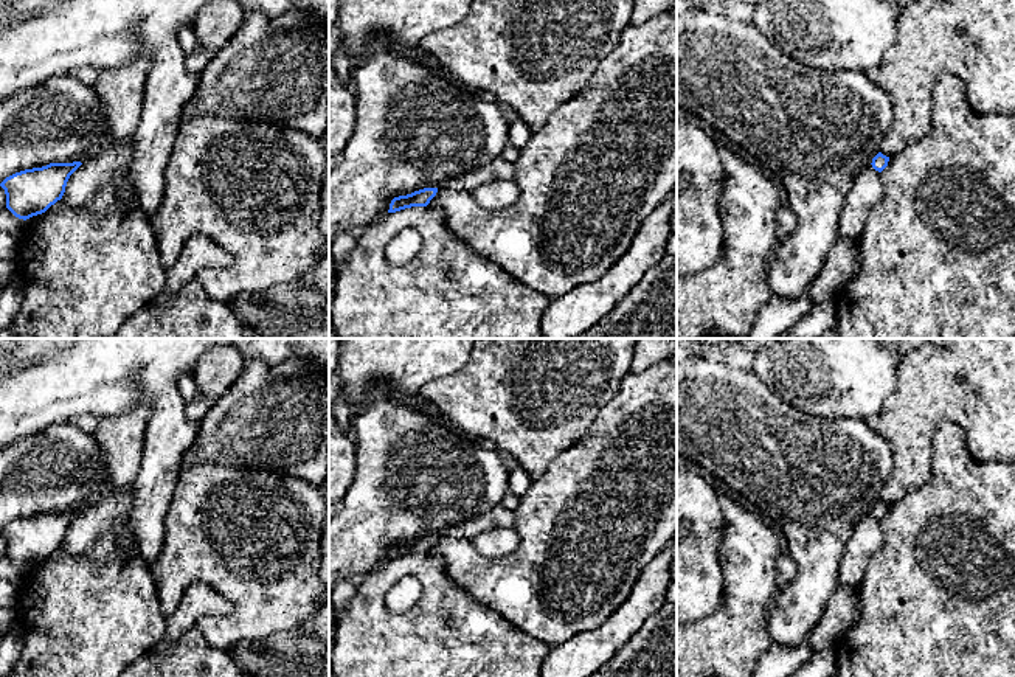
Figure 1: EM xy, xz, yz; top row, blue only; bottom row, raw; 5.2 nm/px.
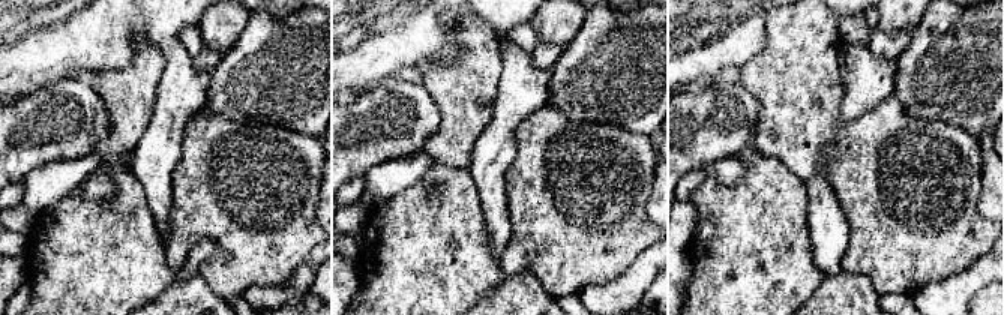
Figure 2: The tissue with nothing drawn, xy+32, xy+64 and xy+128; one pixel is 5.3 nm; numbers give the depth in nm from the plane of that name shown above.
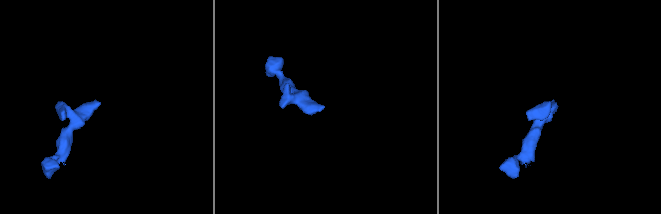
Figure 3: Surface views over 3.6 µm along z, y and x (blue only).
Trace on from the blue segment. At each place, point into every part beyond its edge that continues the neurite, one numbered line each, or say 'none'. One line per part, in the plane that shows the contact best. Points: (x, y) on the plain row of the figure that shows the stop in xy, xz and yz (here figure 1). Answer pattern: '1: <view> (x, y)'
none

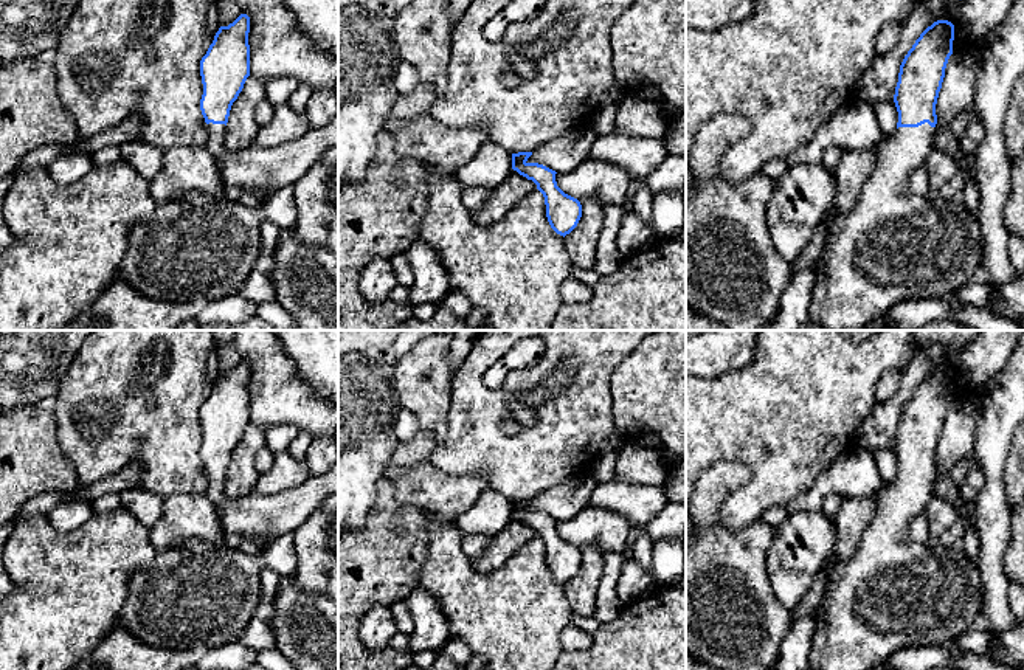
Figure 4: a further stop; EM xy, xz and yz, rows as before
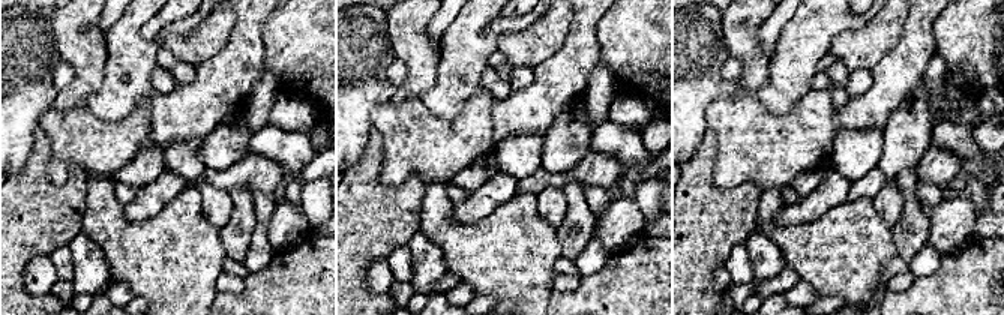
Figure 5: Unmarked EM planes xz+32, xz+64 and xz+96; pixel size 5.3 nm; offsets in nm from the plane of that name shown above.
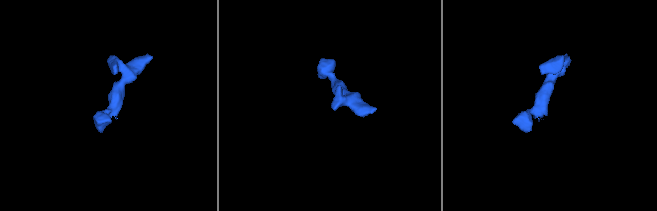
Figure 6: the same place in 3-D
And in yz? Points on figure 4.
1: yz (894, 593)

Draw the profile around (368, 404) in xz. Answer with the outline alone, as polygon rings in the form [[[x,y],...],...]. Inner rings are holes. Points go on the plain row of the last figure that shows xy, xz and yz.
[[[352,352],[338,357],[338,524],[358,532],[377,498],[377,481],[400,440],[394,420],[403,408],[394,385],[394,366],[382,355]]]

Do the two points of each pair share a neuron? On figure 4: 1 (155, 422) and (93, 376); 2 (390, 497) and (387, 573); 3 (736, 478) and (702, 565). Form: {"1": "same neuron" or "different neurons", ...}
{"1": "same neuron", "2": "same neuron", "3": "same neuron"}

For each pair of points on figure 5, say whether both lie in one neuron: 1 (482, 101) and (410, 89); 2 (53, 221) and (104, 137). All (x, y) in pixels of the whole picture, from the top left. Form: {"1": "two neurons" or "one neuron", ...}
{"1": "two neurons", "2": "two neurons"}

